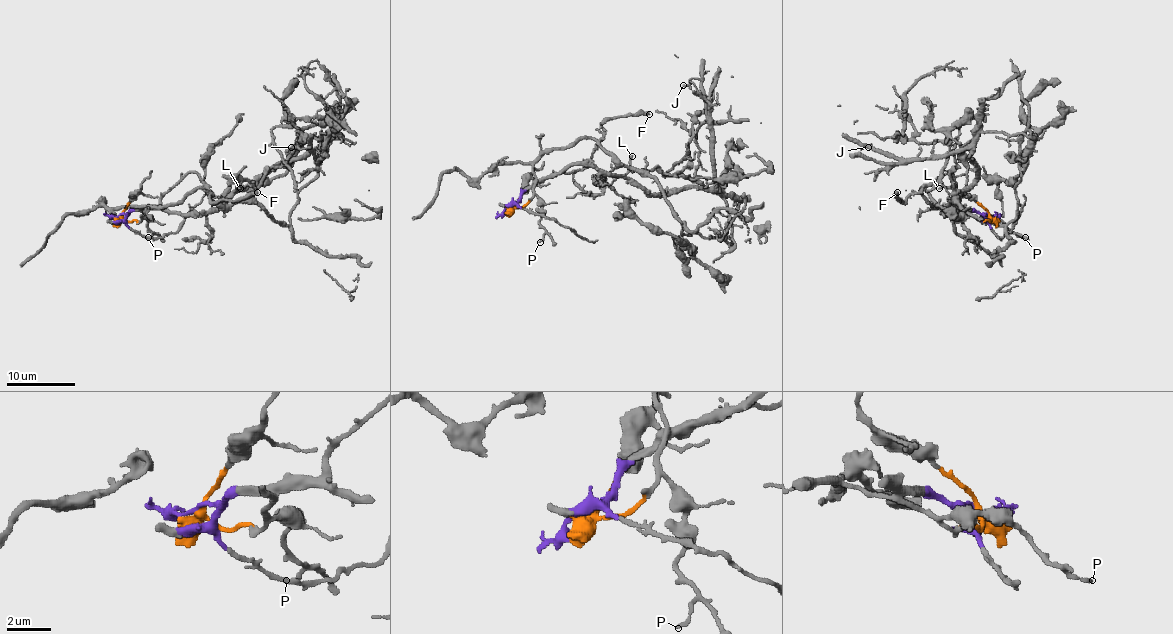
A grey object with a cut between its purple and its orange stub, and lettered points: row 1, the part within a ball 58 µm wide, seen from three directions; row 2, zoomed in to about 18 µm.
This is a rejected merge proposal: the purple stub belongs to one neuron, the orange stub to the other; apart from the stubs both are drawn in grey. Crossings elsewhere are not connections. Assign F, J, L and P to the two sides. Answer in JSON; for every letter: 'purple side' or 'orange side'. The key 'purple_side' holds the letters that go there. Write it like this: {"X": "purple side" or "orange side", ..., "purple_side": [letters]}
{"F": "purple side", "J": "purple side", "L": "purple side", "P": "orange side", "purple_side": ["F", "J", "L"]}

